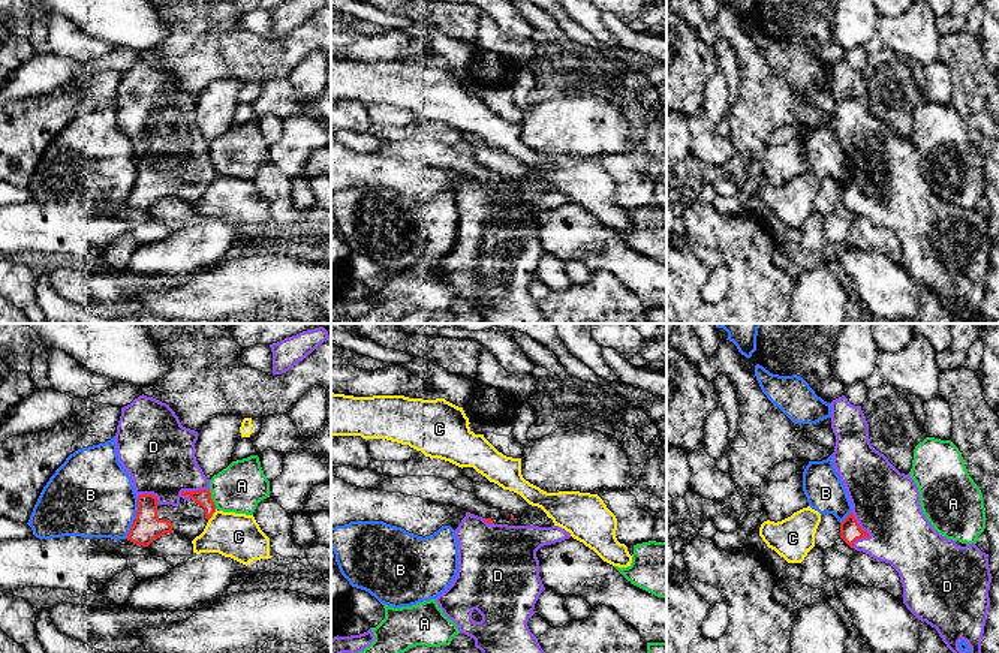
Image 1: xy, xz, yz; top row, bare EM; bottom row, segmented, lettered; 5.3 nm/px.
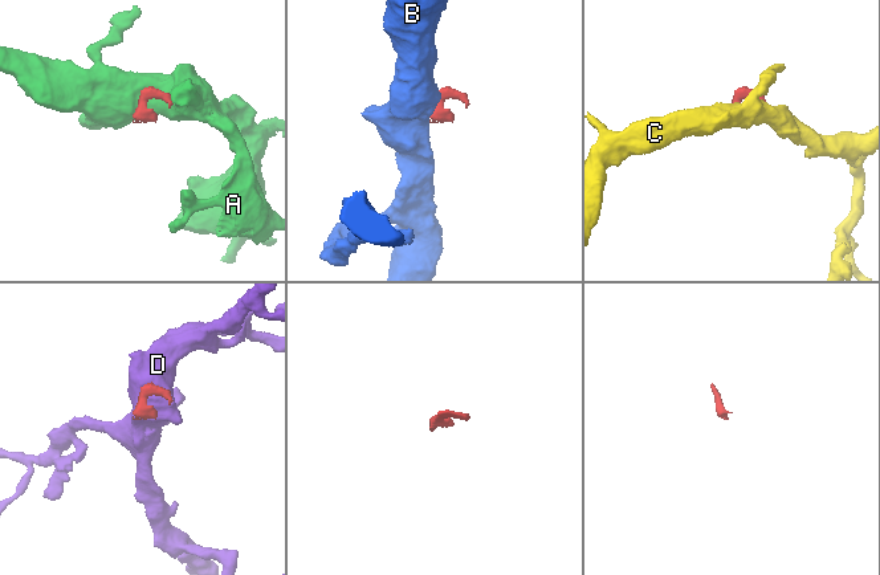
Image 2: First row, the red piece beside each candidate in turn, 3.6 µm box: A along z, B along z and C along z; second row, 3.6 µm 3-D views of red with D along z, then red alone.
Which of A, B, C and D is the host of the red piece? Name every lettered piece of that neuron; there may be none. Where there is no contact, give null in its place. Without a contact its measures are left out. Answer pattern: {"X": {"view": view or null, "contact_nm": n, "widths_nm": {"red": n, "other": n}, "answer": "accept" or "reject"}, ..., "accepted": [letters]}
{"A": {"view": "xy", "contact_nm": 110, "widths_nm": {"red": 90, "other": 260}, "answer": "reject"}, "B": {"view": "xy", "contact_nm": 240, "widths_nm": {"red": 150, "other": 440}, "answer": "reject"}, "C": {"view": "xy", "contact_nm": 80, "widths_nm": {"red": 90, "other": 240}, "answer": "reject"}, "D": {"view": "yz", "contact_nm": 200, "widths_nm": {"red": 110, "other": 360}, "answer": "accept"}, "accepted": ["D"]}

